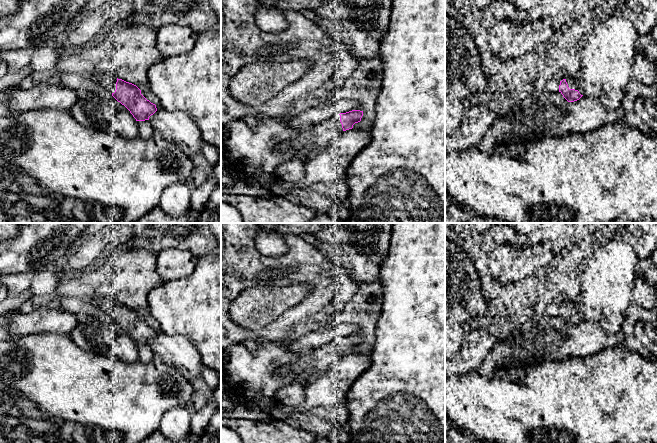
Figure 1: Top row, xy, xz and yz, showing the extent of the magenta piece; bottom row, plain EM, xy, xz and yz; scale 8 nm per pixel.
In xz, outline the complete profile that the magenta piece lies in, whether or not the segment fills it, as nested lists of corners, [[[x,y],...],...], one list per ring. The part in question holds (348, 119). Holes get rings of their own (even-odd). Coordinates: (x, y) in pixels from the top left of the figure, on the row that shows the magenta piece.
[[[352,110],[340,113],[328,120],[307,129],[301,129],[296,138],[287,143],[279,144],[277,150],[291,151],[293,154],[303,149],[313,147],[327,147],[340,133],[353,128],[355,123],[361,121],[363,111]]]

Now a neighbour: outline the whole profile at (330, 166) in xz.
[[[349,129],[340,133],[325,149],[305,163],[305,174],[299,182],[290,182],[295,189],[306,189],[316,183],[323,182],[333,187],[341,180],[348,181],[347,170],[354,158],[371,142],[368,129]]]

